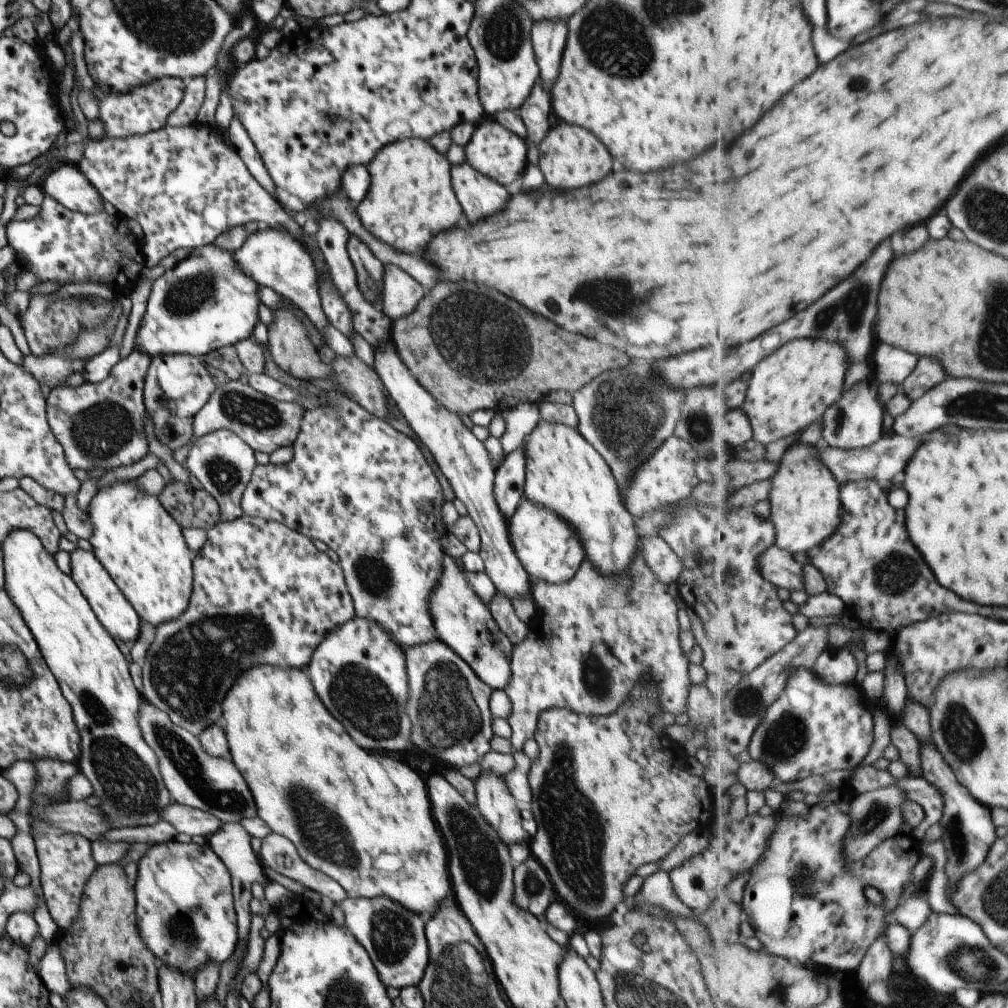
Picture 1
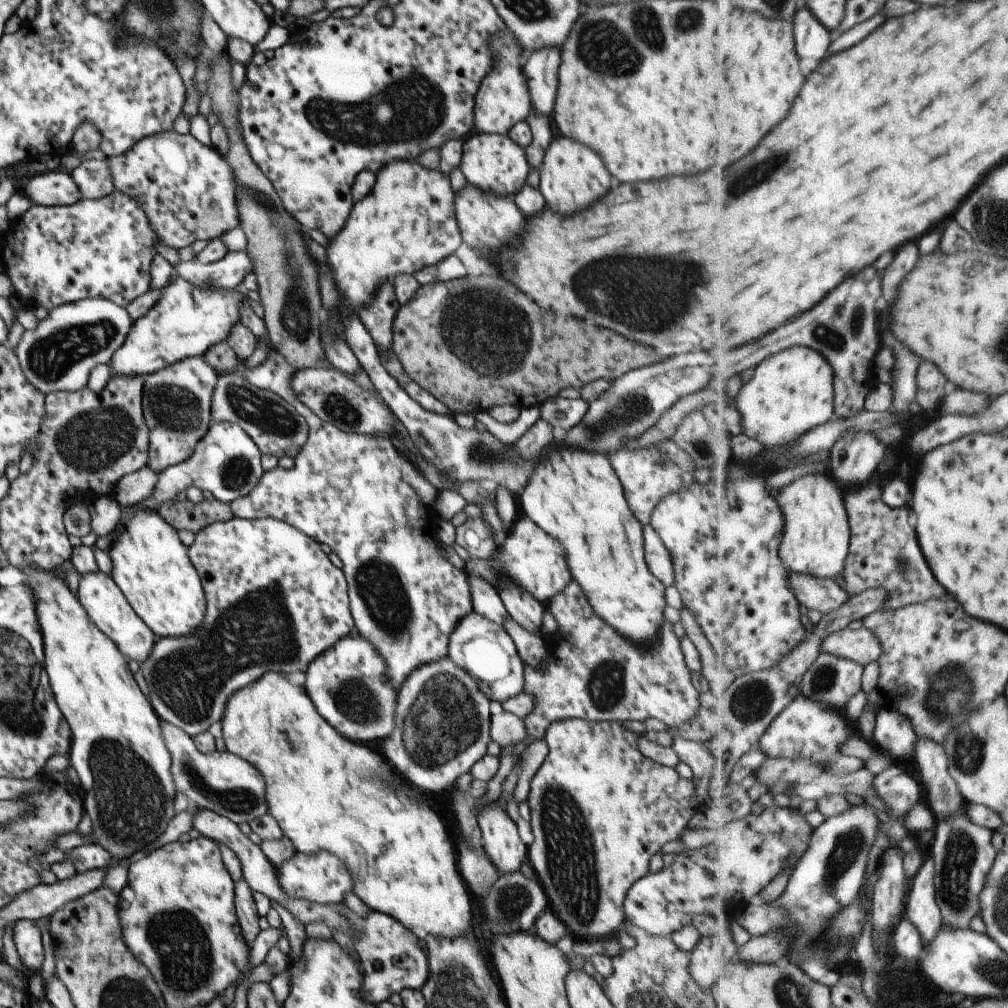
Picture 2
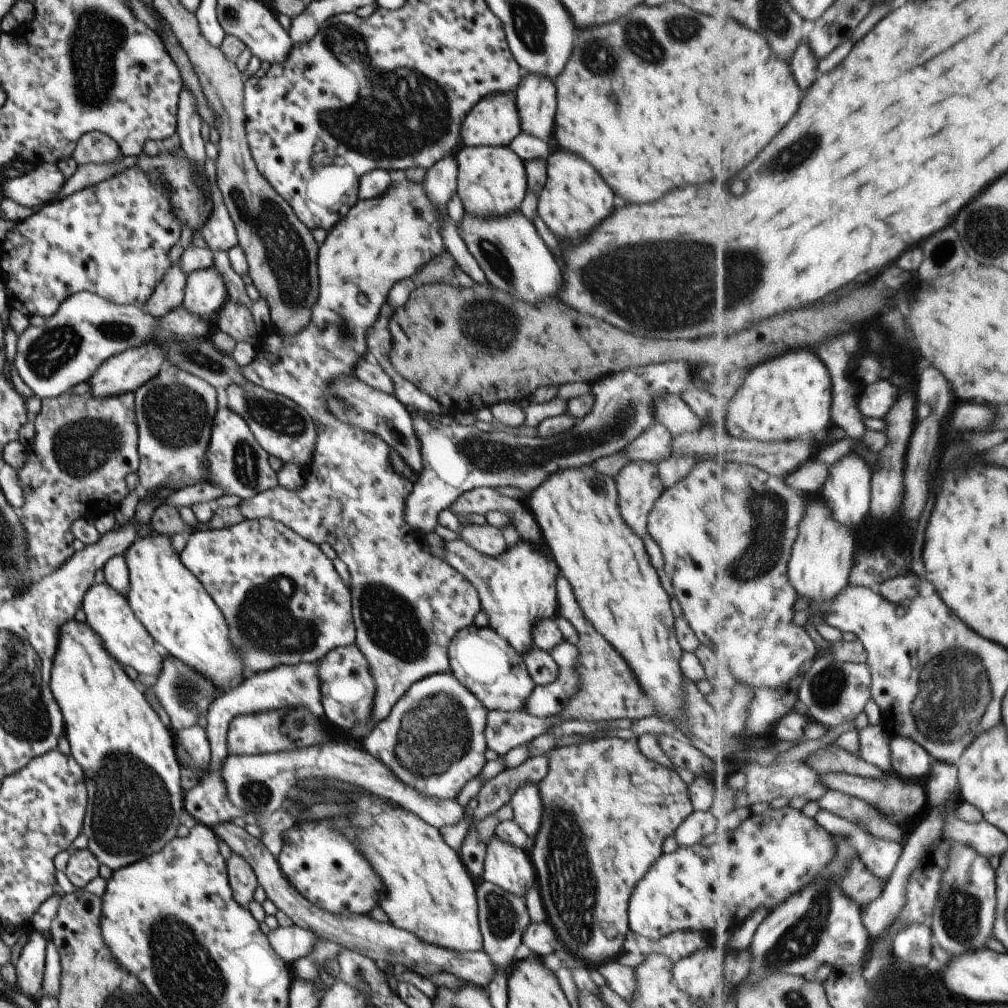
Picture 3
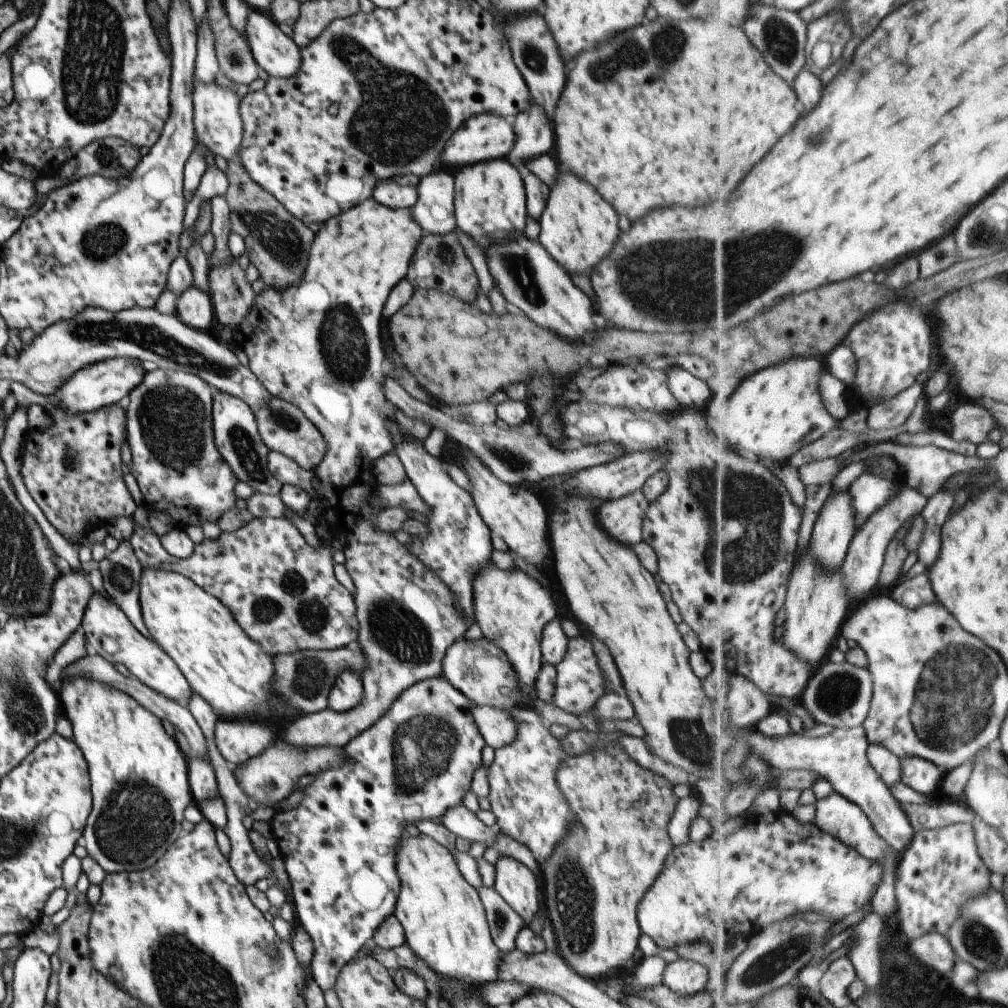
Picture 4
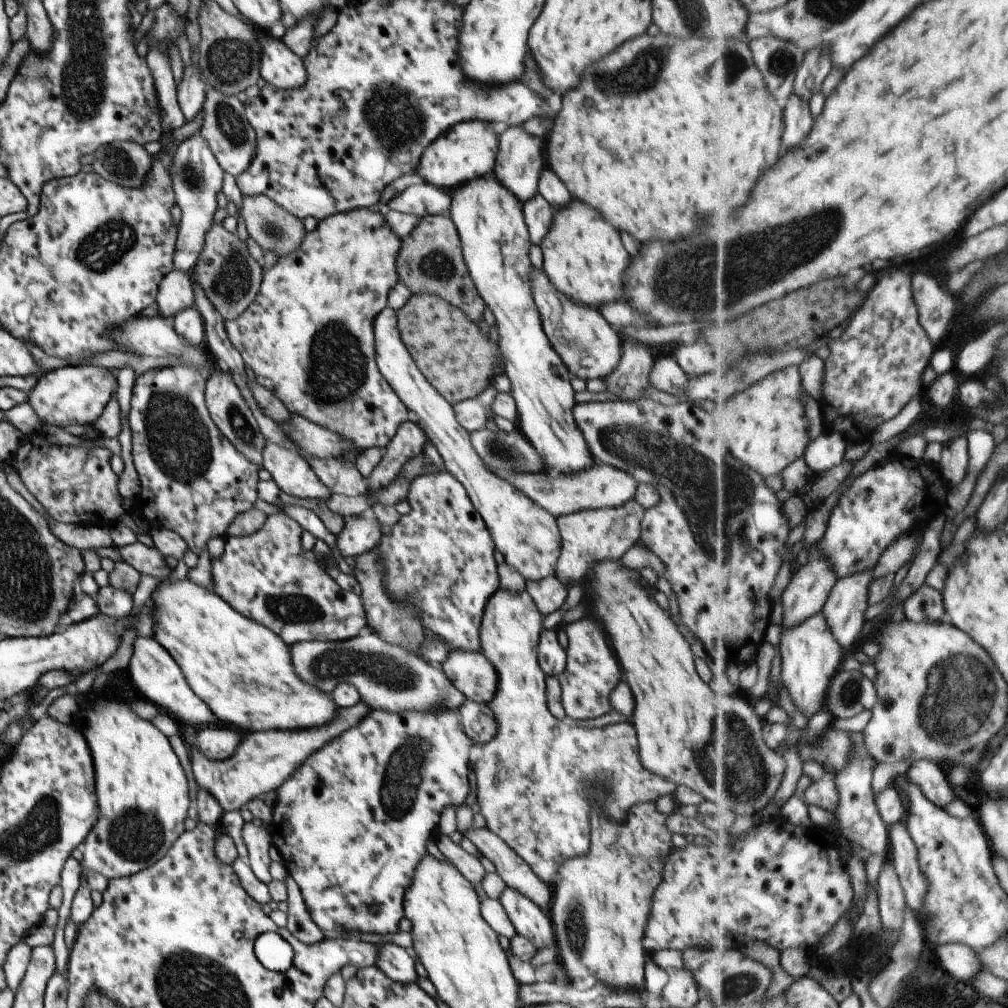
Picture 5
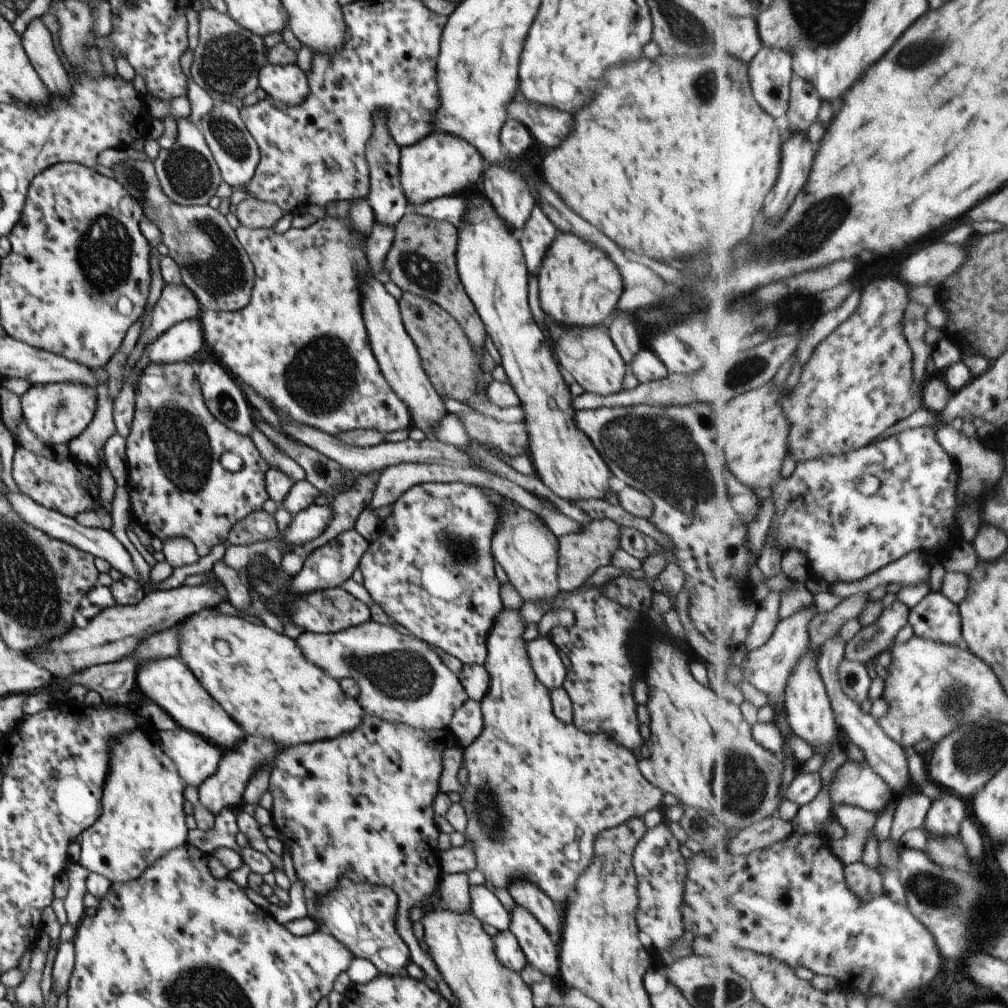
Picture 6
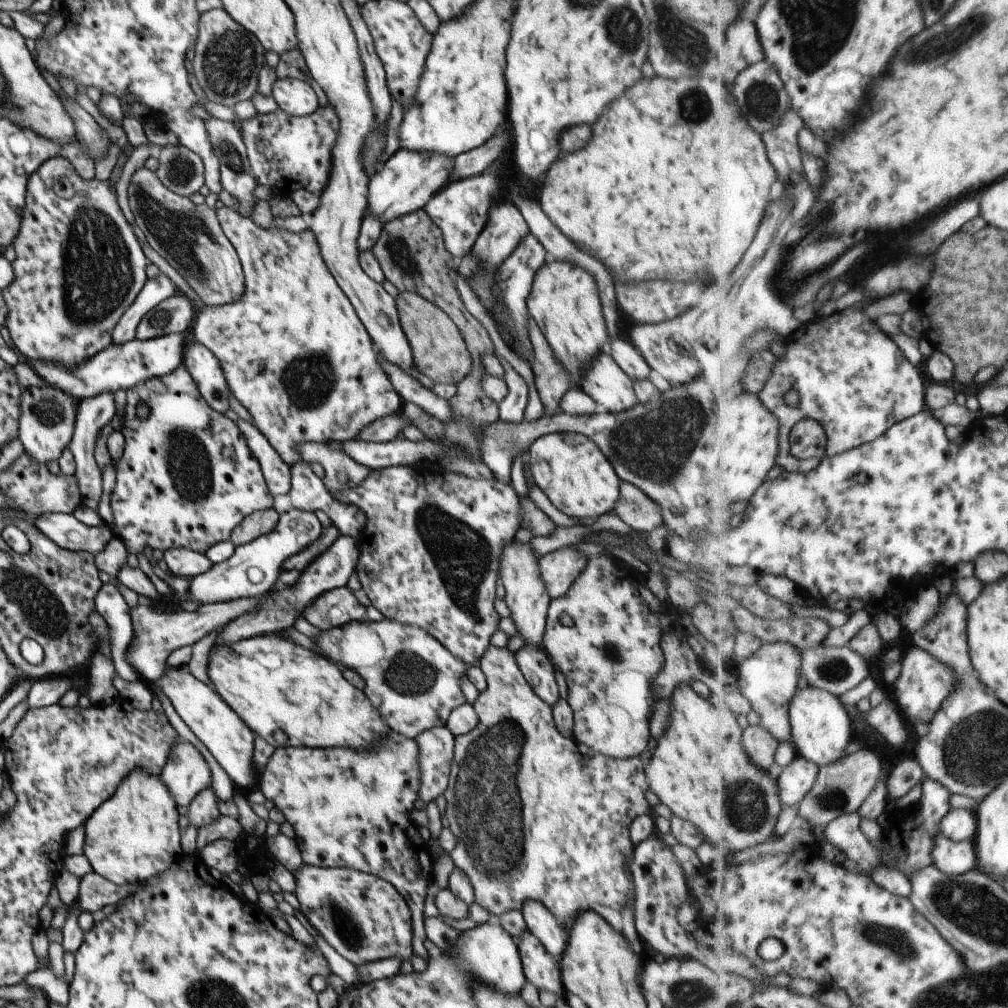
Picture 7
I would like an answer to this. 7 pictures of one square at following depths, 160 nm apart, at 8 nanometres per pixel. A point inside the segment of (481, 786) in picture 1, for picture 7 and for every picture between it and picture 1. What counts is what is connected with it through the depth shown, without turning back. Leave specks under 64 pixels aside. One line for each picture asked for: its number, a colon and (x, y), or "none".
2: (504, 848)
3: (506, 866)
4: (514, 882)
5: (528, 920)
6: (540, 951)
7: (539, 968)

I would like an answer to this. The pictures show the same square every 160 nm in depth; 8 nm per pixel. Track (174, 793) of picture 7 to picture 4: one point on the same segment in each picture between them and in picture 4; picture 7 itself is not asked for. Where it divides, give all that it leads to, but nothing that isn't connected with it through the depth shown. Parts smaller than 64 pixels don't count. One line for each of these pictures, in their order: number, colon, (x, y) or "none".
4: (236, 740)
5: (218, 743)
6: (196, 759)

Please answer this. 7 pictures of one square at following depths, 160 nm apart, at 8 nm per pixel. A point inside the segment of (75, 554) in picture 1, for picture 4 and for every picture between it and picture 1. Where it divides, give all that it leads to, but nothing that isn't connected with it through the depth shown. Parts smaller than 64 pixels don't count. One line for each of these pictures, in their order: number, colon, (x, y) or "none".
2: (106, 607)
3: (107, 612)
4: (146, 661)

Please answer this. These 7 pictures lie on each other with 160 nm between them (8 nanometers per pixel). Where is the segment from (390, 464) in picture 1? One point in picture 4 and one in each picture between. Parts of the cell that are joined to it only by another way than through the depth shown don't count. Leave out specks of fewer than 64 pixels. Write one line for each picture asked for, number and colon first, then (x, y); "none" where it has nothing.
2: (354, 492)
3: (406, 605)
4: (311, 345)

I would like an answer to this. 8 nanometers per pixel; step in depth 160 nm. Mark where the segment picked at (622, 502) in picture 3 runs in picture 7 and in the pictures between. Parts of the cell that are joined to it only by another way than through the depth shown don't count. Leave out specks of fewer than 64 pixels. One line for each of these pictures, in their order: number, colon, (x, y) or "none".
4: (622, 518)
5: (588, 536)
6: (579, 555)
7: (557, 569)

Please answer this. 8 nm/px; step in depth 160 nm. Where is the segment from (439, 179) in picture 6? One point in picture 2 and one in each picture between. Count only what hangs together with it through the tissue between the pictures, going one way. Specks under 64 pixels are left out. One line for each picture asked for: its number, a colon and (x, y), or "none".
2: (502, 99)
3: (493, 121)
4: (486, 136)
5: (467, 150)

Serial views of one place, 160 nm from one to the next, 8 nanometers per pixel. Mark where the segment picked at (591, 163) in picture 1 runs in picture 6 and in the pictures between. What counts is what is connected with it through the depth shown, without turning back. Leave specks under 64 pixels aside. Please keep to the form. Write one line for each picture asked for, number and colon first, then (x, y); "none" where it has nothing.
2: (571, 176)
3: (573, 198)
4: (577, 227)
5: (582, 256)
6: (578, 286)

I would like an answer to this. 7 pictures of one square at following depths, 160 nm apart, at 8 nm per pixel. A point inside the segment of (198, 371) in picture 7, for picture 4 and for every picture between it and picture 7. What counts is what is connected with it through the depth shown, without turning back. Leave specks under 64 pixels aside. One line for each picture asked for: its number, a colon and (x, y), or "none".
4: (235, 433)
5: (235, 420)
6: (223, 398)

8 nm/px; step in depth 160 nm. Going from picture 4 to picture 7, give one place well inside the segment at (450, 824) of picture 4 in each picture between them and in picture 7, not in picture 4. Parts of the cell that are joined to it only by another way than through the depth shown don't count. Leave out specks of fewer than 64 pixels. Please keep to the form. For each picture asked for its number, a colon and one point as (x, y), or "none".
5: (509, 867)
6: (525, 894)
7: (539, 921)

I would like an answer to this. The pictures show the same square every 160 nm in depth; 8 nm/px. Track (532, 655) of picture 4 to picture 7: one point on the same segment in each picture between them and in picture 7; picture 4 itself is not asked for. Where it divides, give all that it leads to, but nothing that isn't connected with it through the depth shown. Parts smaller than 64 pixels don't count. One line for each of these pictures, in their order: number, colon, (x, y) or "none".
5: (536, 779)
6: (538, 791)
7: (534, 818)

